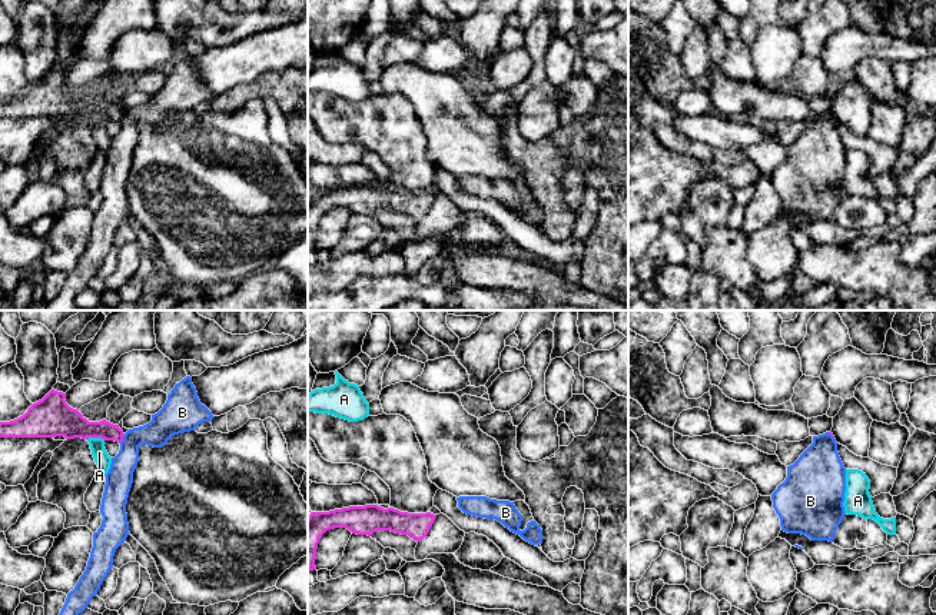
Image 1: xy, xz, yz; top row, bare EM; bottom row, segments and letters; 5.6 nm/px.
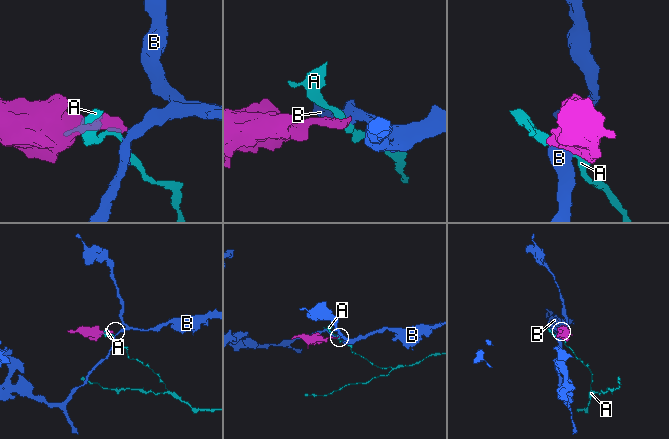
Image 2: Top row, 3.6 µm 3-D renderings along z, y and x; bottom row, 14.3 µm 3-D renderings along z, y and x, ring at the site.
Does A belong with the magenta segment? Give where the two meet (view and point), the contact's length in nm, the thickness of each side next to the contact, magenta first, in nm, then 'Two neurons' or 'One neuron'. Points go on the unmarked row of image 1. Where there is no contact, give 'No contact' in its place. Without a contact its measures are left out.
Touches magenta at xy (96, 116). Shared border 110 nm. Thickness 200 nm (magenta) against 90 nm. Two neurons

